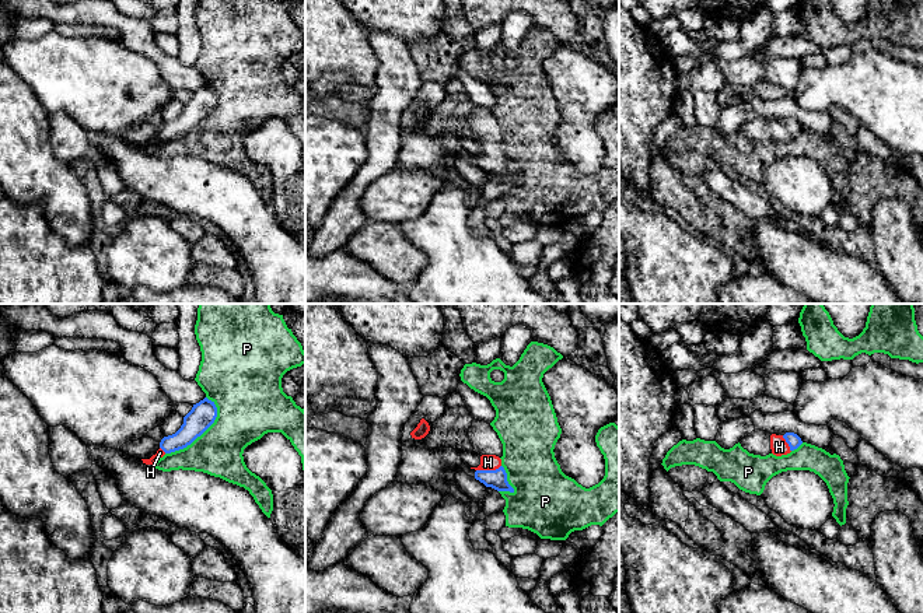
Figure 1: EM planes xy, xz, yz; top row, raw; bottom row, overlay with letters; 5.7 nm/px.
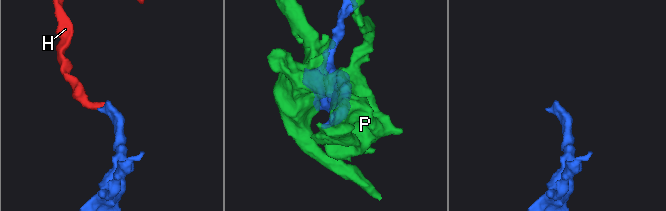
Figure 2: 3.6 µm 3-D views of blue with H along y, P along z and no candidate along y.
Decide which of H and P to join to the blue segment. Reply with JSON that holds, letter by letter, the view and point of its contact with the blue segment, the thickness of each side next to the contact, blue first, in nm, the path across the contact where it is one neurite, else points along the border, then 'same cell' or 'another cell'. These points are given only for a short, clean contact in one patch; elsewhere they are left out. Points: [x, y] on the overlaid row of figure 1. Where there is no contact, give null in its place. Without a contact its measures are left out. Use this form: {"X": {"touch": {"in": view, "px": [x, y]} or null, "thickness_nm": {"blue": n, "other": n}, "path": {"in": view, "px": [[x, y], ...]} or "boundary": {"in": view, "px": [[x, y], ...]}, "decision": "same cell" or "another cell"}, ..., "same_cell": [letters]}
{"H": {"touch": {"in": "xz", "px": [488, 470]}, "thickness_nm": {"blue": 110, "other": 100}, "path": {"in": "xz", "px": [[496, 479], [488, 470], [488, 462]]}, "decision": "same cell"}, "P": {"touch": {"in": "xy", "px": [199, 435]}, "thickness_nm": {"blue": 150, "other": 280}, "decision": "another cell"}, "same_cell": ["H"]}

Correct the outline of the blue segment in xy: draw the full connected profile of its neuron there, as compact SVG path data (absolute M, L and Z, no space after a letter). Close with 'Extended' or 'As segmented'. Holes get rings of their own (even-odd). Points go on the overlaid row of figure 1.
M207 397L193 404L192 410L183 417L181 428L175 434L164 437L157 453L150 459L141 459L143 463L153 466L165 453L186 448L214 423L216 417L217 407Z. Extended

